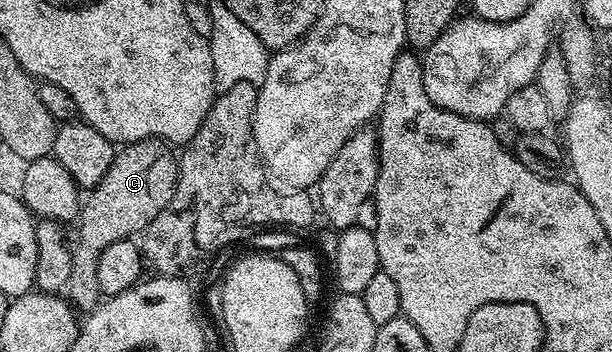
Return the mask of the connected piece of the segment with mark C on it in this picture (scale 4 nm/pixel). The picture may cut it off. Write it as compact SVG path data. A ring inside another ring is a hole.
M161 140L127 144L115 153L112 166L100 183L87 193L76 221L78 236L72 250L71 277L64 289L71 307L79 313L90 313L100 302L102 295L97 281L100 254L113 242L143 233L171 201L178 181L178 160L172 152Z

